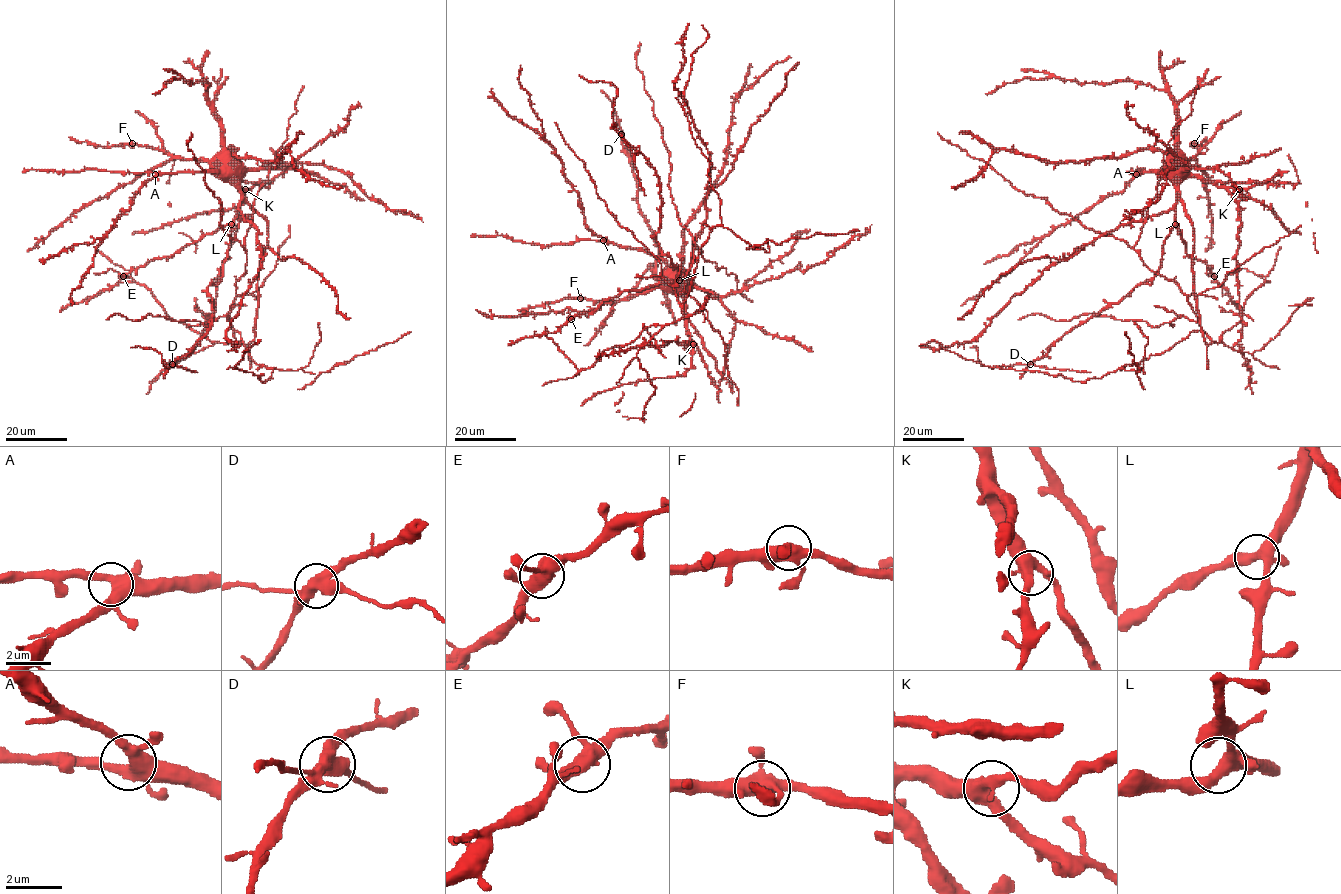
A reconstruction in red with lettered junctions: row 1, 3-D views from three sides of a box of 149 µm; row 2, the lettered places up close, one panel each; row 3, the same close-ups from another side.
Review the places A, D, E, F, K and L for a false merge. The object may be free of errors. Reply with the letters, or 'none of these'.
none of these

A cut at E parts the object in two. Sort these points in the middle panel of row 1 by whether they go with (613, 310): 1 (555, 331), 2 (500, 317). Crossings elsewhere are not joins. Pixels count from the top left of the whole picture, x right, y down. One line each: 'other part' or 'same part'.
1: other part
2: same part

